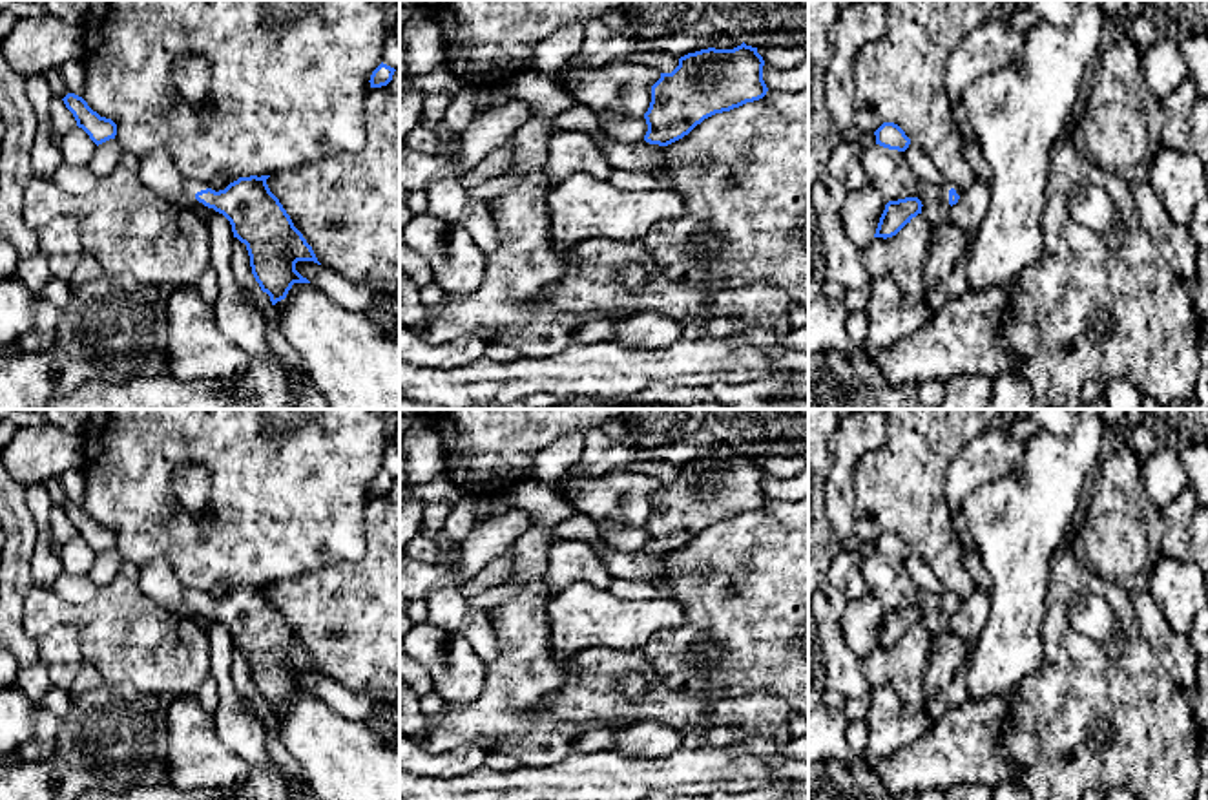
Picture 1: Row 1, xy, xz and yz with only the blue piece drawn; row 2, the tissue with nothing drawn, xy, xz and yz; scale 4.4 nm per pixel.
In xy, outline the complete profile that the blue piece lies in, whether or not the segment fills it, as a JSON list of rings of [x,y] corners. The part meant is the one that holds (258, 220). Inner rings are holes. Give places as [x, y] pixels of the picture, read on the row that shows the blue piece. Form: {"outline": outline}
{"outline": [[[239,177],[219,192],[186,179],[182,192],[186,201],[213,208],[230,221],[234,237],[246,245],[255,281],[276,305],[286,298],[294,283],[310,283],[296,270],[297,261],[321,263],[270,192],[268,177]]]}

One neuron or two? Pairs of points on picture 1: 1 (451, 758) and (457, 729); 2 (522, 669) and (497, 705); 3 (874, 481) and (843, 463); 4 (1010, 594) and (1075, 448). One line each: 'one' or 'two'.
1: two
2: one
3: two
4: one

